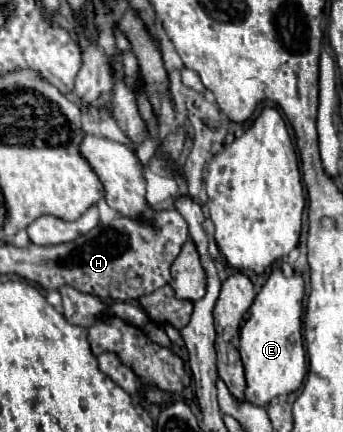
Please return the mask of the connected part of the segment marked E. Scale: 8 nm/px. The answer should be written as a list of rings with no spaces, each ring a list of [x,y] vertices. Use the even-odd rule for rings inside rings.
[[[273,270],[241,324],[239,355],[247,378],[245,400],[253,406],[267,406],[275,396],[299,390],[306,377],[306,351],[301,336],[303,288],[299,274],[285,278],[281,270]]]

